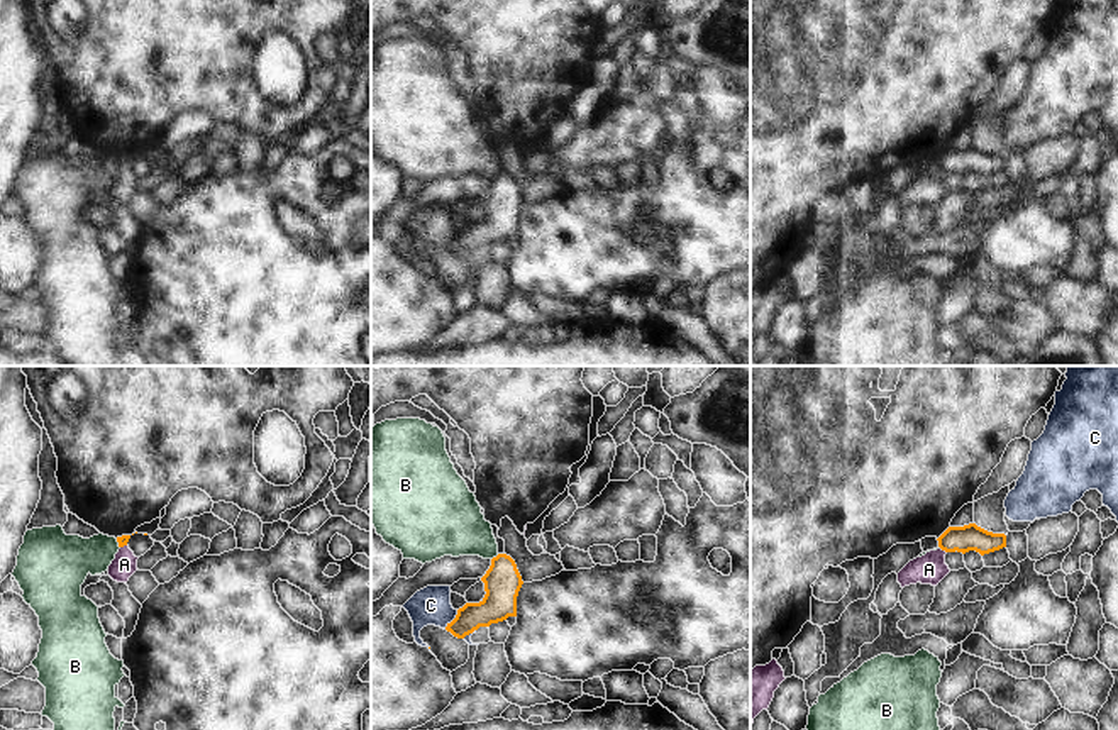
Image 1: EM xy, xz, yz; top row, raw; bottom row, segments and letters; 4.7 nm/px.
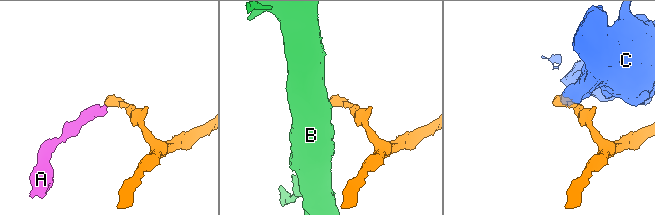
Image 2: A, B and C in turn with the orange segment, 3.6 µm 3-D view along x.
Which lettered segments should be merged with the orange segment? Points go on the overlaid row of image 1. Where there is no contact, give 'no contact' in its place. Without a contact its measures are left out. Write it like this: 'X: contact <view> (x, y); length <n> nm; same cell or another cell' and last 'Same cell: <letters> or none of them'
A: contact yz (944, 549); length 40 nm; same cell
B: contact xz (497, 556); length 50 nm; another cell
C: contact xz (453, 620); length 120 nm; another cell
Same cell: A

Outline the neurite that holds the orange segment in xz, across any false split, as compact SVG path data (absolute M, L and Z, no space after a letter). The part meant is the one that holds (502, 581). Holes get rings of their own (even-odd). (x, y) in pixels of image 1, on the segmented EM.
M498 554L491 559L481 581L484 583L484 598L479 603L466 603L446 627L457 639L464 639L479 627L517 617L517 596L523 581L515 561L506 554Z

